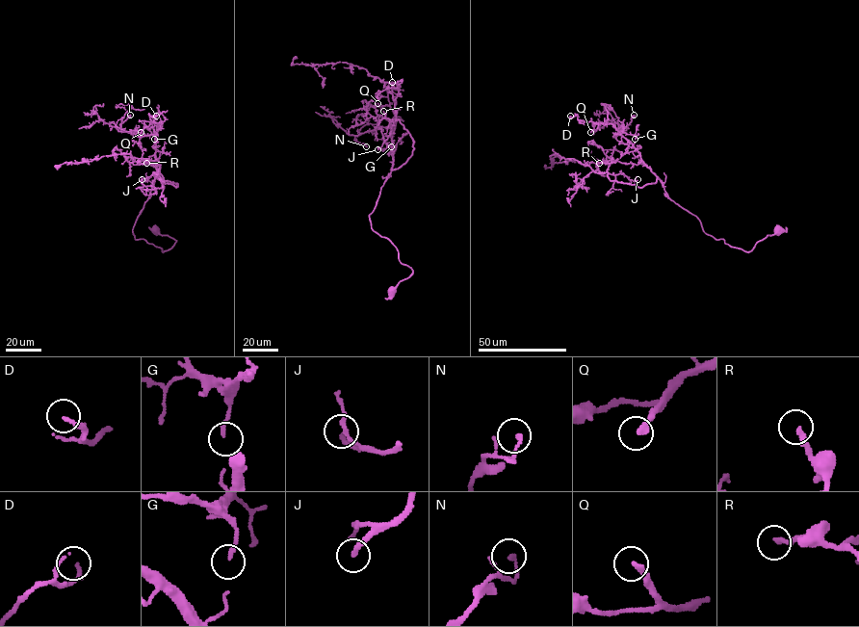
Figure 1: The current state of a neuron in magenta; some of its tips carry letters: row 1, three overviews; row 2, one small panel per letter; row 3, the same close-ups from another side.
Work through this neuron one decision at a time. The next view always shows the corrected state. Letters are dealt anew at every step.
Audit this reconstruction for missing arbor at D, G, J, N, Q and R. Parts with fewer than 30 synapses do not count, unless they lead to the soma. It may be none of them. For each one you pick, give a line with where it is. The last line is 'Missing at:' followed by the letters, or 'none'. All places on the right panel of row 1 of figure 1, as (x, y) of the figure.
J: (637, 179)
Q: (590, 132)
R: (599, 163)
Missing at: J, Q, R

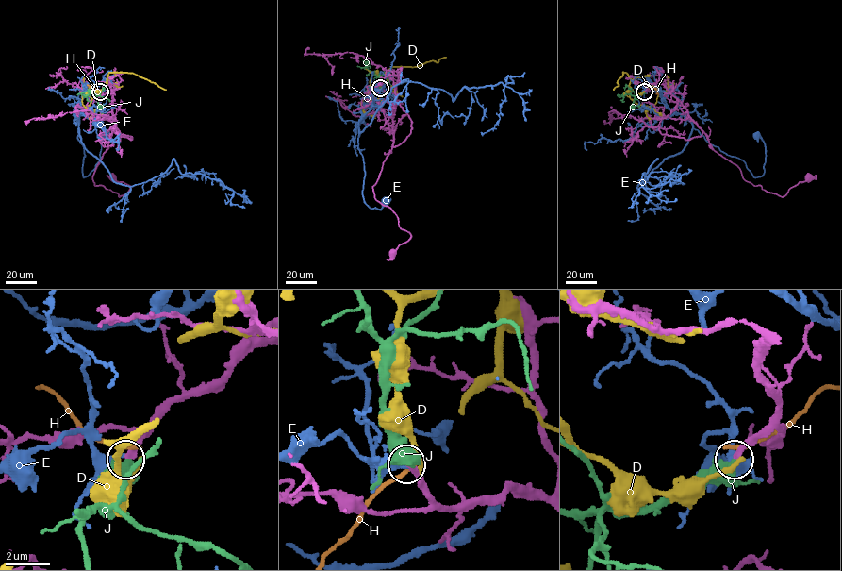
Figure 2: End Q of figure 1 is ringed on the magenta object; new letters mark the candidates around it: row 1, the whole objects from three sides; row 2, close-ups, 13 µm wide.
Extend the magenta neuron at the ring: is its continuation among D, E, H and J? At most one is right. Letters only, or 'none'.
J

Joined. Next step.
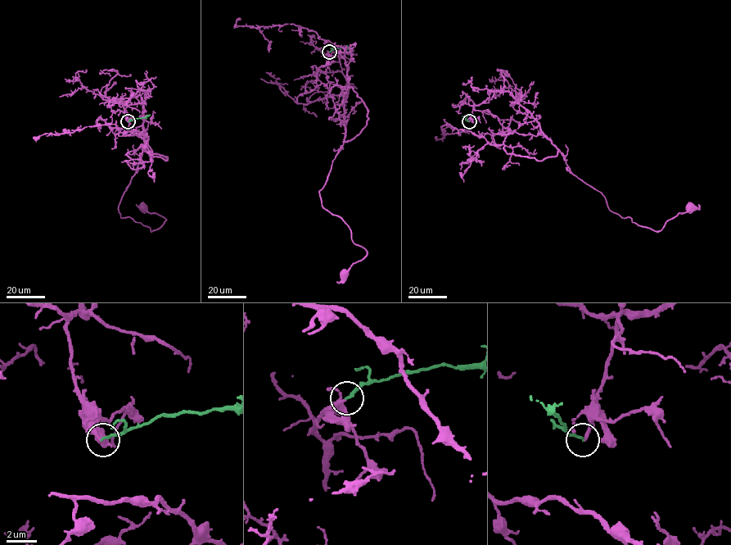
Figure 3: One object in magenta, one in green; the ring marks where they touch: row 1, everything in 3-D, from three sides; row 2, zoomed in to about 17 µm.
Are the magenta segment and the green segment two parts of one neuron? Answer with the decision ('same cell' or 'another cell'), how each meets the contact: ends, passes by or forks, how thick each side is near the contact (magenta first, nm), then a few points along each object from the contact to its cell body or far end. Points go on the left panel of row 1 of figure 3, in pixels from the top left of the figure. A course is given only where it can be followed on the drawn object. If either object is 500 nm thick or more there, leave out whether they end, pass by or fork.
same cell; magenta ends; green ends; calibres 240 and 180 nm; course magenta (128, 121), (126, 102), (147, 90), (143, 150), (118, 210), (121, 217), (158, 229), (165, 219), (143, 208); course green (128, 121), (150, 115)

